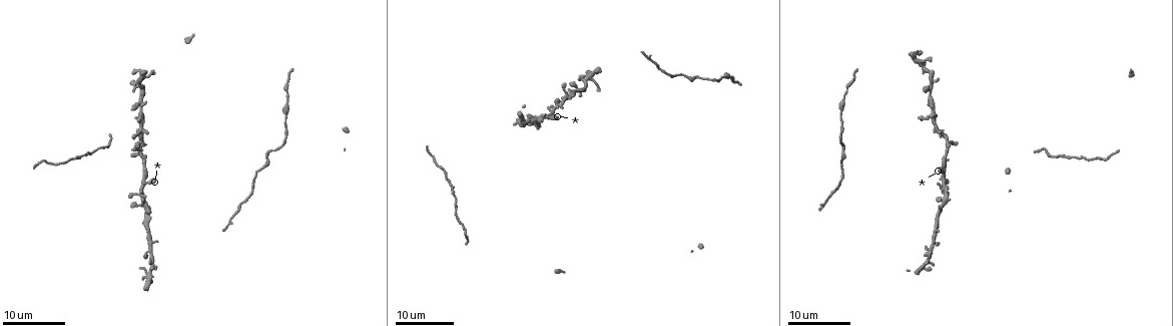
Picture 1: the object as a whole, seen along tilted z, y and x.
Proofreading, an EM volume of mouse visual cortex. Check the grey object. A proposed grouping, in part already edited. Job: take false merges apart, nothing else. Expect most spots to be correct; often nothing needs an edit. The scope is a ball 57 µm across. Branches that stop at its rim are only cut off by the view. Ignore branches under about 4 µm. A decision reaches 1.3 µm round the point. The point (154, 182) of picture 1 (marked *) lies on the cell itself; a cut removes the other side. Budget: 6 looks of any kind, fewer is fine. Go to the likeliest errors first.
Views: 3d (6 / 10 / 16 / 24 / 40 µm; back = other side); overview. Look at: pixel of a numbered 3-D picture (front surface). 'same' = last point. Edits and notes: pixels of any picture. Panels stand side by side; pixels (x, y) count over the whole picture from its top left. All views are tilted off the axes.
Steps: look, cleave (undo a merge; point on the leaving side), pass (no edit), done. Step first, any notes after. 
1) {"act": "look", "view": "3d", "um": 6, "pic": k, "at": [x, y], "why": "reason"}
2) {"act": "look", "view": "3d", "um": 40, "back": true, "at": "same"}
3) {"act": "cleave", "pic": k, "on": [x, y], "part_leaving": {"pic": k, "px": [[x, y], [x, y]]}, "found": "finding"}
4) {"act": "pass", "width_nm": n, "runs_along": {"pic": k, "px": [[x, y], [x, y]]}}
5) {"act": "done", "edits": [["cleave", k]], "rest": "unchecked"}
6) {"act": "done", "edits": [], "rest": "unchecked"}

{"act": "look", "view": "3d", "um": 16, "pic": 1, "at": [140, 152], "why": "looks like a crossing"}

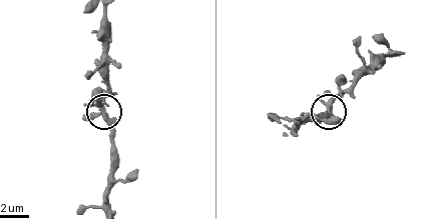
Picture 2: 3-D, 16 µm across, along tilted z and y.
{"act": "look", "view": "3d", "um": 10, "pic": 2, "at": [99, 109]}

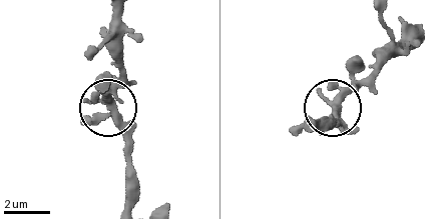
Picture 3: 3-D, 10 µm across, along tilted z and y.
{"act": "look", "view": "3d", "um": 6, "pic": 3, "at": [111, 110], "why": "closer look"}

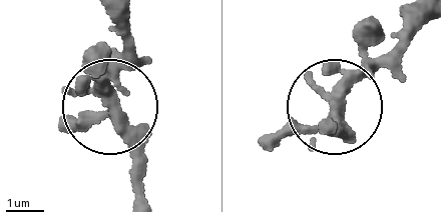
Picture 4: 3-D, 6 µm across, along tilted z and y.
{"act": "pass", "arms": 4, "found": "one cell here"}

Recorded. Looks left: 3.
{"act": "look", "view": "3d", "um": 24, "pic": 1, "at": [548, 116], "why": "side arm on a straight run"}

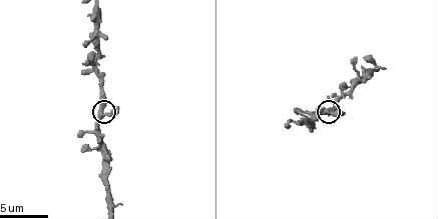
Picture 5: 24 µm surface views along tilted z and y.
{"act": "look", "view": "3d", "um": 10, "pic": 5, "at": [101, 110]}

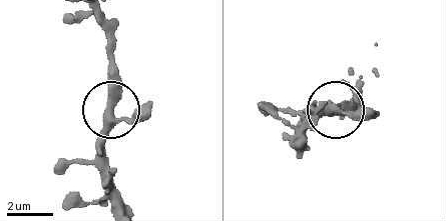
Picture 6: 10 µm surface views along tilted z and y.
{"act": "pass", "arms": 3, "found": "all the same cell"}

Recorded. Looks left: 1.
{"act": "done", "edits": [], "rest": "unchecked"}

